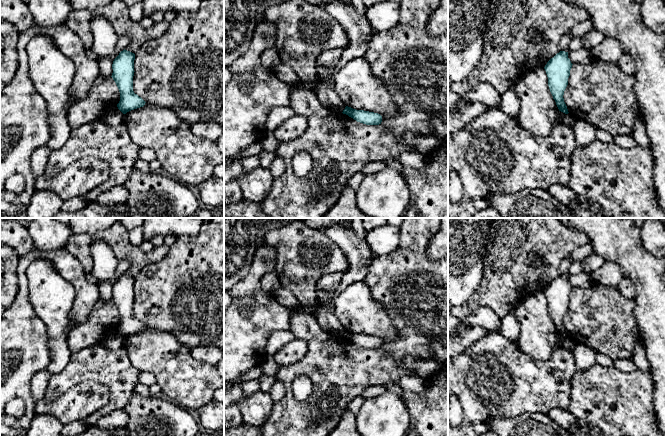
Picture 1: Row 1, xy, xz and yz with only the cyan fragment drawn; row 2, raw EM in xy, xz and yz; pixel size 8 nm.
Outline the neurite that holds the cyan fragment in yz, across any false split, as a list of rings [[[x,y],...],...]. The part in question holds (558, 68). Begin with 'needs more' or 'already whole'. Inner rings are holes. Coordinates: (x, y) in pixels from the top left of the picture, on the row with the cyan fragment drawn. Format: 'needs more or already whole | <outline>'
already whole | [[[560,51],[551,58],[544,69],[548,77],[548,86],[559,111],[568,114],[567,106],[564,102],[564,91],[568,85],[568,78],[572,63],[568,58],[568,52]]]

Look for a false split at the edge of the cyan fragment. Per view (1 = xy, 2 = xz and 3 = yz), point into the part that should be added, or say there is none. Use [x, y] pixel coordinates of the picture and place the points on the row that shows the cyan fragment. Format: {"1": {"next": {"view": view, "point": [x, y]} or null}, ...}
{"1": {"next": null}, "2": {"next": null}, "3": {"next": null}}

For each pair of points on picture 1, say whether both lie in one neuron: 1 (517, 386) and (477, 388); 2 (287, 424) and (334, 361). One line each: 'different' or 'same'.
1: same
2: same

